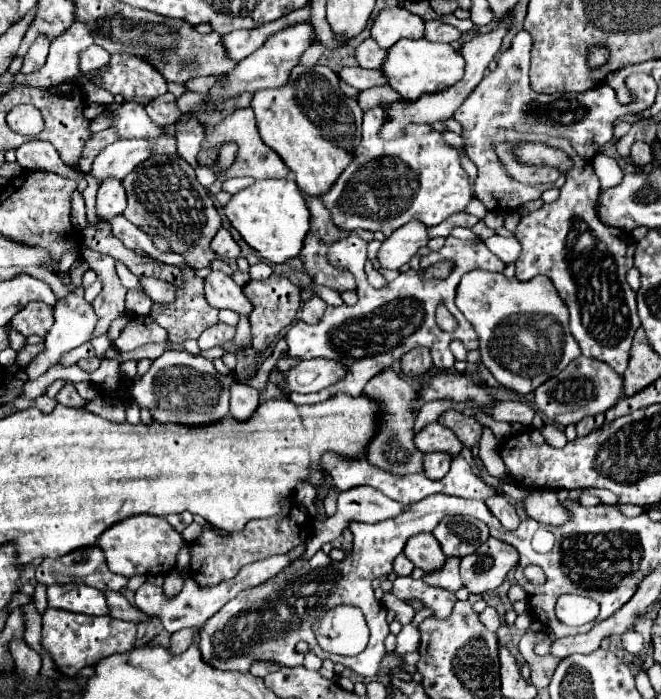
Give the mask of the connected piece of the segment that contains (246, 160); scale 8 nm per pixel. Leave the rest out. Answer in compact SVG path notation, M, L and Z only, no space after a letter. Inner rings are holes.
M244 107L244 109L236 109L234 113L230 113L228 117L224 117L218 125L208 125L206 127L206 135L202 139L202 145L200 145L200 151L196 155L196 161L198 165L204 165L204 167L210 167L216 175L216 179L220 181L228 181L232 177L252 177L252 179L280 179L280 177L286 177L288 175L288 167L282 163L280 155L274 153L270 147L264 145L264 141L260 139L260 133L258 133L258 127L256 127L256 119L254 119L254 111L250 107ZM224 143L236 143L238 145L238 151L236 151L236 159L232 163L232 167L228 169L218 169L218 151Z

